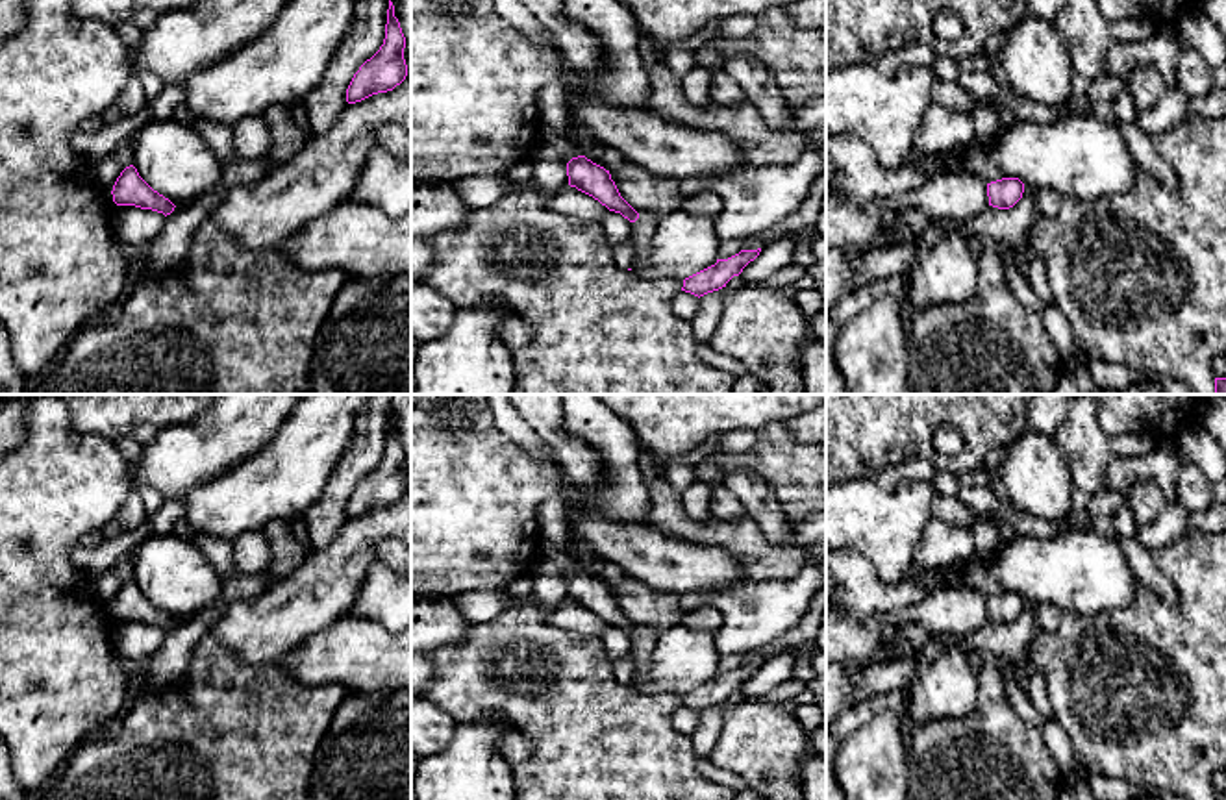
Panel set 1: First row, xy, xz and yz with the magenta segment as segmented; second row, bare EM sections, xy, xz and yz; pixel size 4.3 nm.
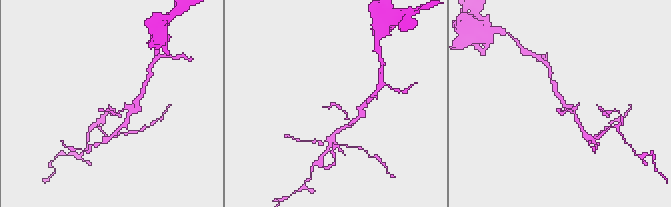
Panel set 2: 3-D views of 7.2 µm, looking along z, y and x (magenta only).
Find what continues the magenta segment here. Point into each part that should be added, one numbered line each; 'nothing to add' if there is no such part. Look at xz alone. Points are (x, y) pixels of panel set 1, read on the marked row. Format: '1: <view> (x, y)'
nothing to add

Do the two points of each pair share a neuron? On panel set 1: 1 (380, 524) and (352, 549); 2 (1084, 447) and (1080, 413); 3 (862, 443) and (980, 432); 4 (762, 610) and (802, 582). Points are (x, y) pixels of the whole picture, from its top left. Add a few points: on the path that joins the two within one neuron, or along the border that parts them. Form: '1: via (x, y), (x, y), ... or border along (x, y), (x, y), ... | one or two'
1: via (373, 528), (360, 541) | one
2: via (1082, 439), (1082, 421) | one
3: via (891, 413), (950, 413) | one
4: via (771, 608), (778, 606), (793, 591) | one

